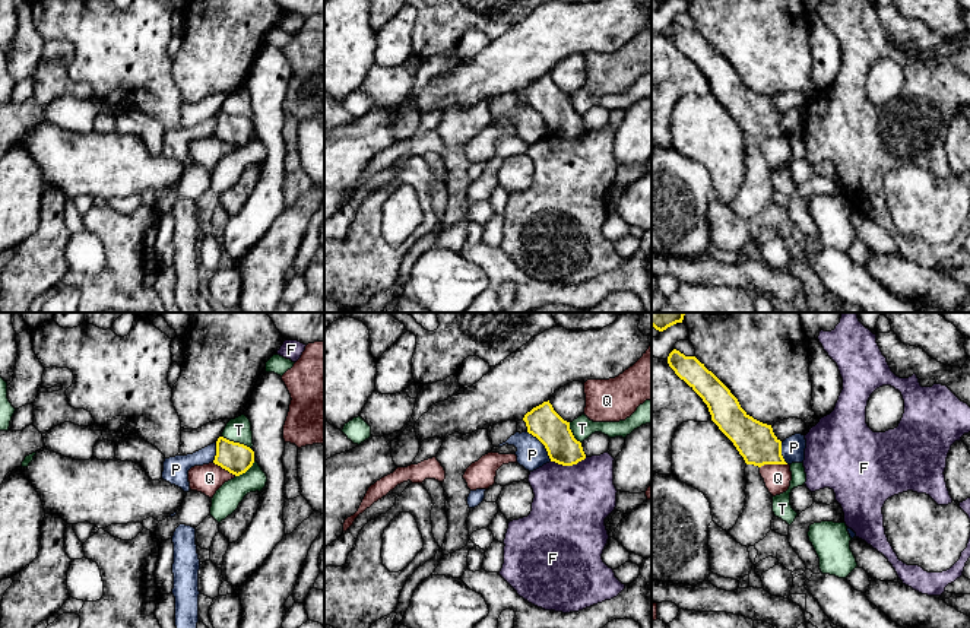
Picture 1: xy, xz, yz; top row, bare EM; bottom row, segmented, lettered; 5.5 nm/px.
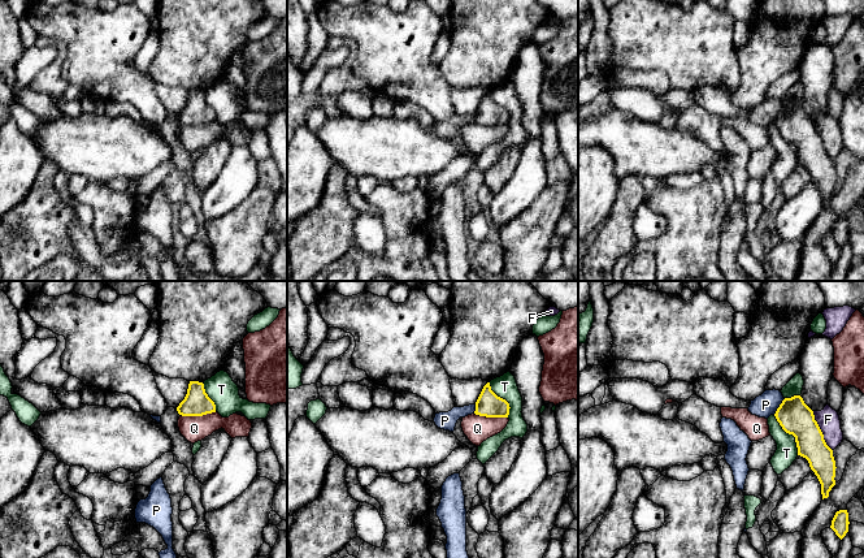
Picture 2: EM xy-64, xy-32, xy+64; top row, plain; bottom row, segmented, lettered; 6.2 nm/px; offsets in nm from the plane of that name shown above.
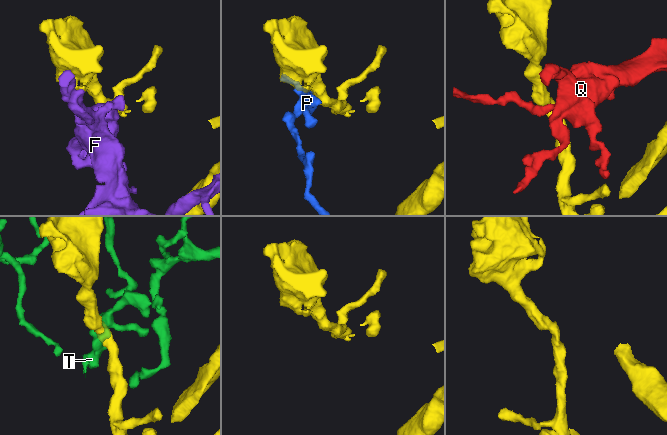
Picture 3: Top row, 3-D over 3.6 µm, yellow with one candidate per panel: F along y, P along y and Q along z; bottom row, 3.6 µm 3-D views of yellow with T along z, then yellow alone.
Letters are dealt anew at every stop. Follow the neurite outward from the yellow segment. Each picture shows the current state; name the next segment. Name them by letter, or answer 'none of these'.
none of these

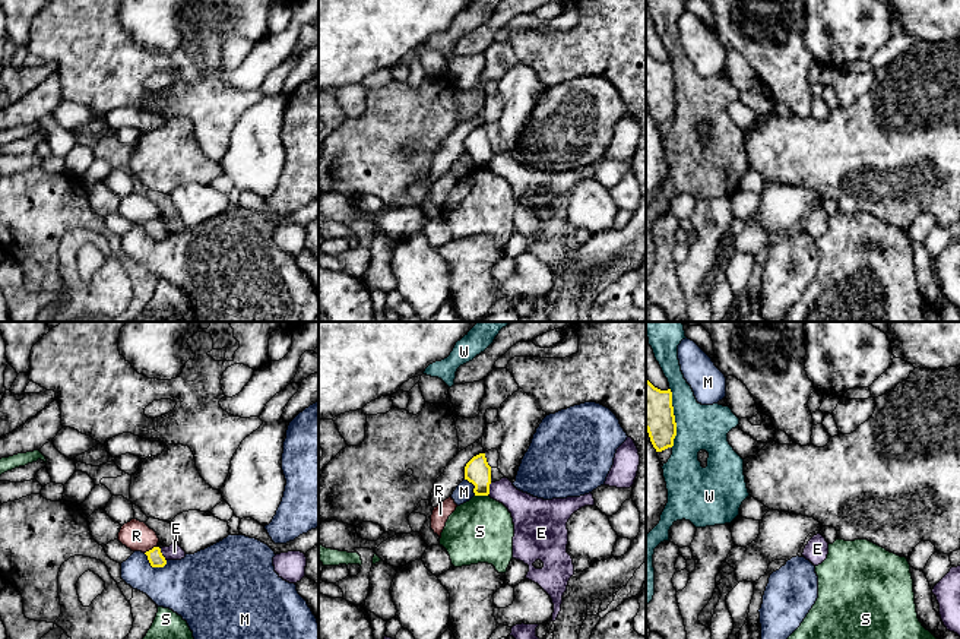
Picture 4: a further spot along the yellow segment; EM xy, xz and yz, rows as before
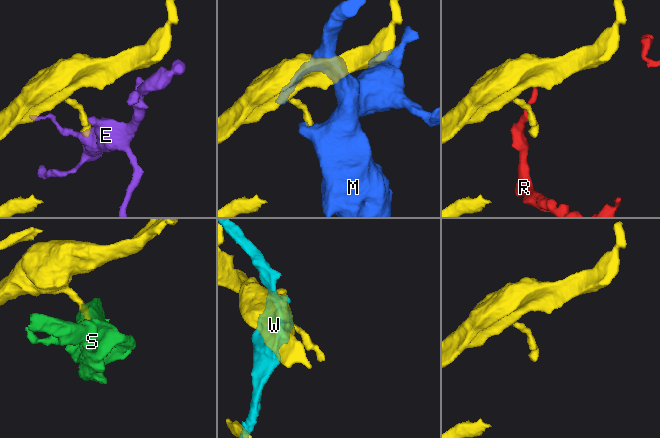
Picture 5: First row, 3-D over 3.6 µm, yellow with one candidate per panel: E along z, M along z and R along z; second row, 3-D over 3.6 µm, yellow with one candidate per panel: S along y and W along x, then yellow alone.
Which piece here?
none of these

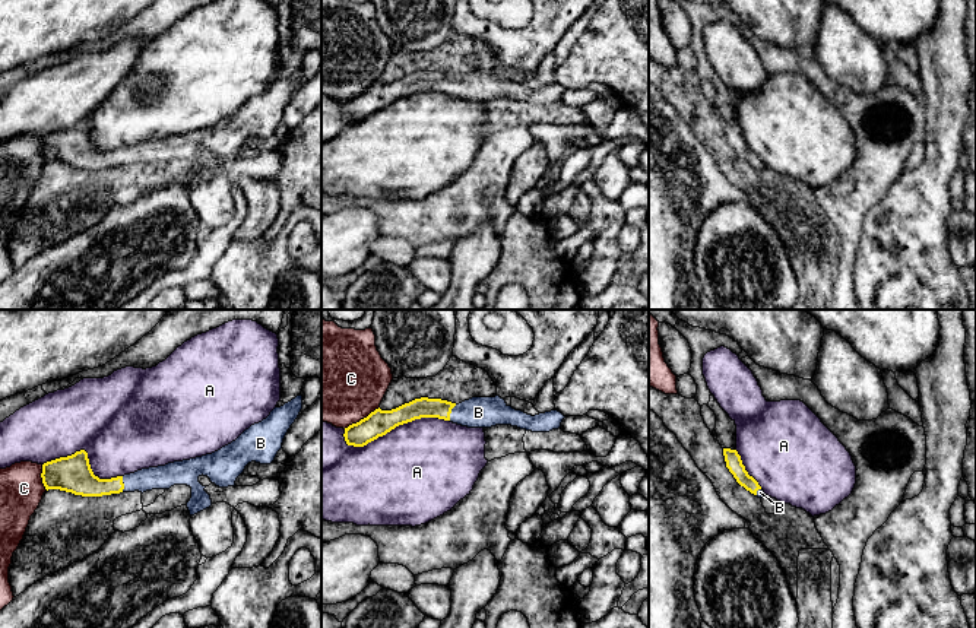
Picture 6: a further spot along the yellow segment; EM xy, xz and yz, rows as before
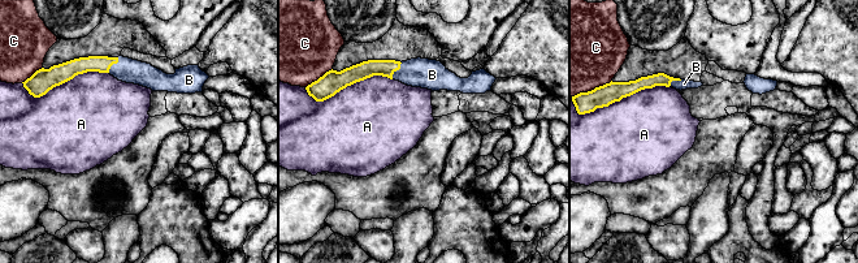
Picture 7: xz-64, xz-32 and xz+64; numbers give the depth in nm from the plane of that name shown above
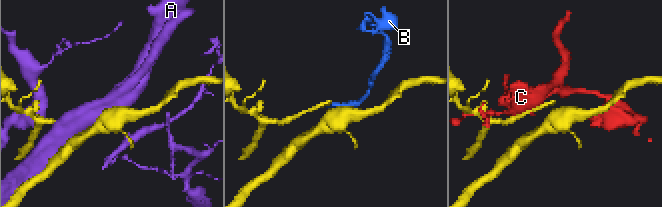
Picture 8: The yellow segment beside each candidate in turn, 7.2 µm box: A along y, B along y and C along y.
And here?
B

